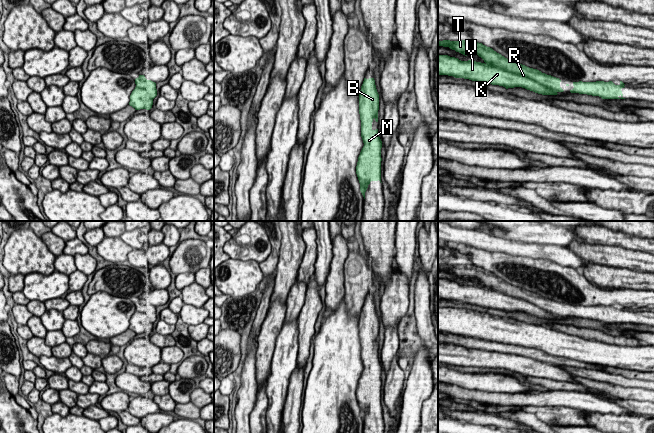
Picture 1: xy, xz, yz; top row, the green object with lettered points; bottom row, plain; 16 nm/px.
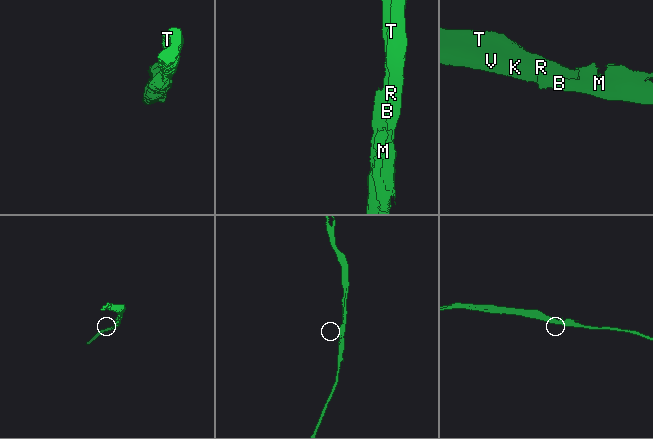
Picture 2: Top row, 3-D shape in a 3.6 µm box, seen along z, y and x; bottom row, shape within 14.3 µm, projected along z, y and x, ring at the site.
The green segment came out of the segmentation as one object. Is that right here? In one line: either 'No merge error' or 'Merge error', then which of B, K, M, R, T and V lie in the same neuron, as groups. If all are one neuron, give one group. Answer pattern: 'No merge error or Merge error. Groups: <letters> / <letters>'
Merge error. Groups: B K M V / R T

